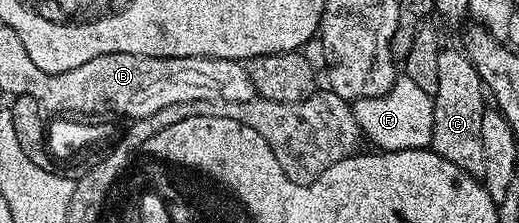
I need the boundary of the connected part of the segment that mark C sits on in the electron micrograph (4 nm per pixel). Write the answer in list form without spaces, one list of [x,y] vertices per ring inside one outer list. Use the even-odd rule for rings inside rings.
[[[444,47],[437,58],[437,90],[433,93],[433,132],[430,149],[449,158],[463,172],[482,177],[485,170],[485,149],[481,142],[481,118],[485,111],[483,79],[477,74],[466,52],[458,47]]]

